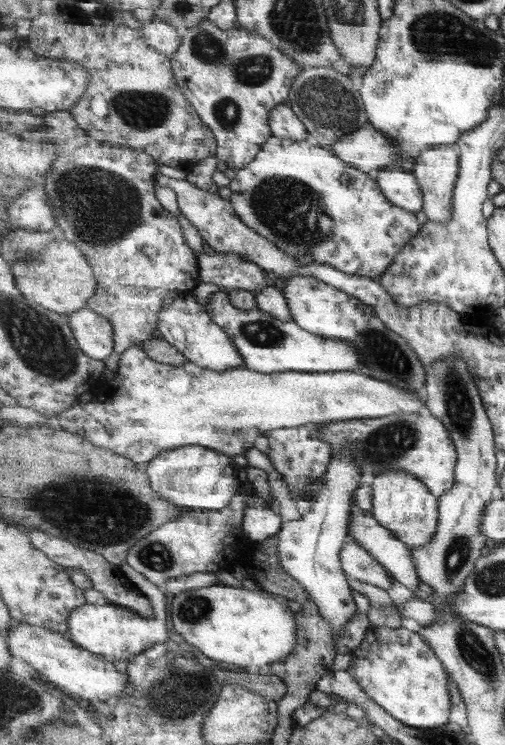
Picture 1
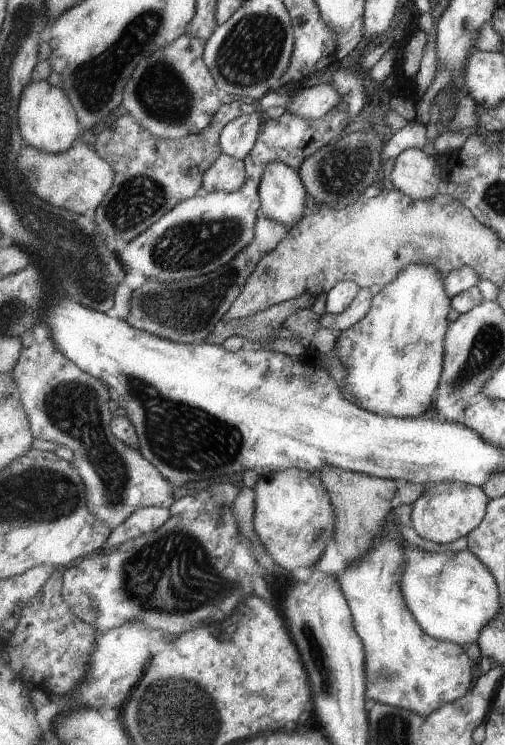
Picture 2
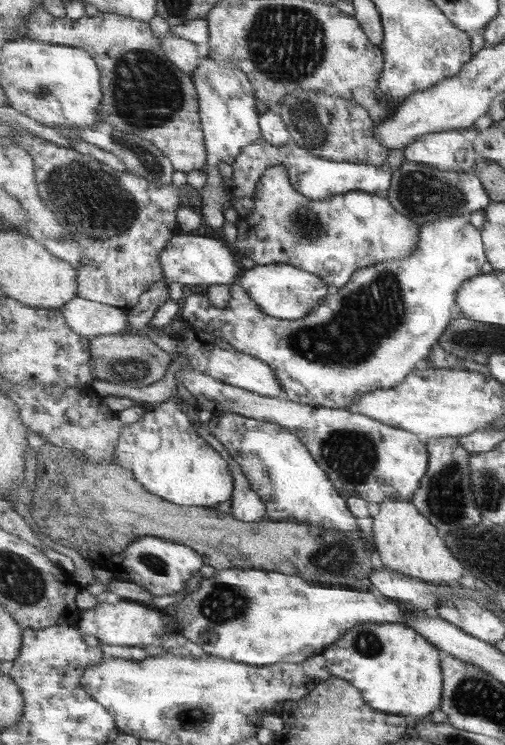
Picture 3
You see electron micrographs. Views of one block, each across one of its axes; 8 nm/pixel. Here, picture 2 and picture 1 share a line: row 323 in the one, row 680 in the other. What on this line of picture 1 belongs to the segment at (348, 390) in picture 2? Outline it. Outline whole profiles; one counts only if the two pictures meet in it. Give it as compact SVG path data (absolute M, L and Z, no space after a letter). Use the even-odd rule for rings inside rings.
M368 628L361 644L353 650L351 665L346 669L379 706L387 710L396 720L413 728L442 728L449 724L451 716L451 694L449 694L450 675L443 661L436 655L432 645L418 632L407 628Z

